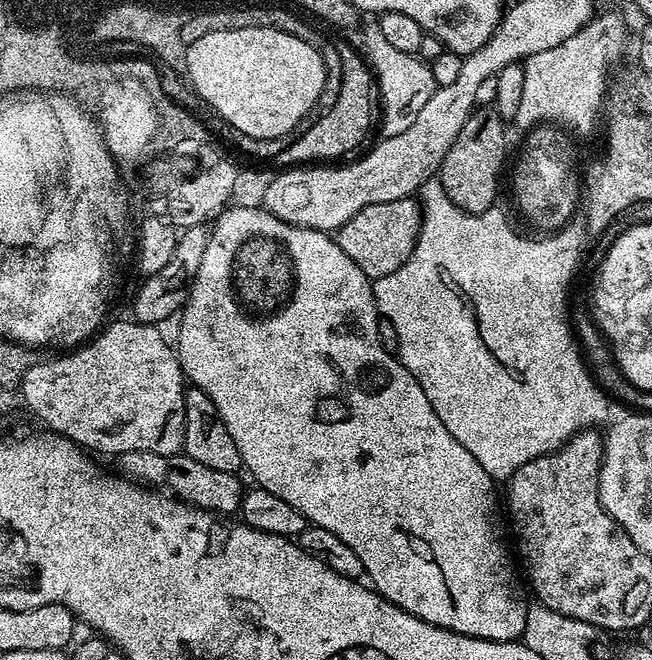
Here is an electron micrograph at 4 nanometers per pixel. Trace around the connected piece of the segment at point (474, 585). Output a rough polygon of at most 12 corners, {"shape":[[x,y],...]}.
{"shape":[[225,207],[174,347],[428,624],[520,640],[497,485],[329,233]]}

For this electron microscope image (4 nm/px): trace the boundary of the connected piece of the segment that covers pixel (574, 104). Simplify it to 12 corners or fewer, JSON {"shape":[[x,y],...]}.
{"shape":[[616,12],[523,61],[522,120],[590,127],[623,54]]}

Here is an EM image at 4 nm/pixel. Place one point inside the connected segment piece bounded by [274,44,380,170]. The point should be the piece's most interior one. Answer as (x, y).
(341, 129)

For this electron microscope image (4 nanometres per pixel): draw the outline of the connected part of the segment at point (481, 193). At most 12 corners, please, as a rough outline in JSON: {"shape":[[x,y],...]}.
{"shape":[[480,106],[446,150],[438,182],[479,214],[497,203],[506,121]]}

